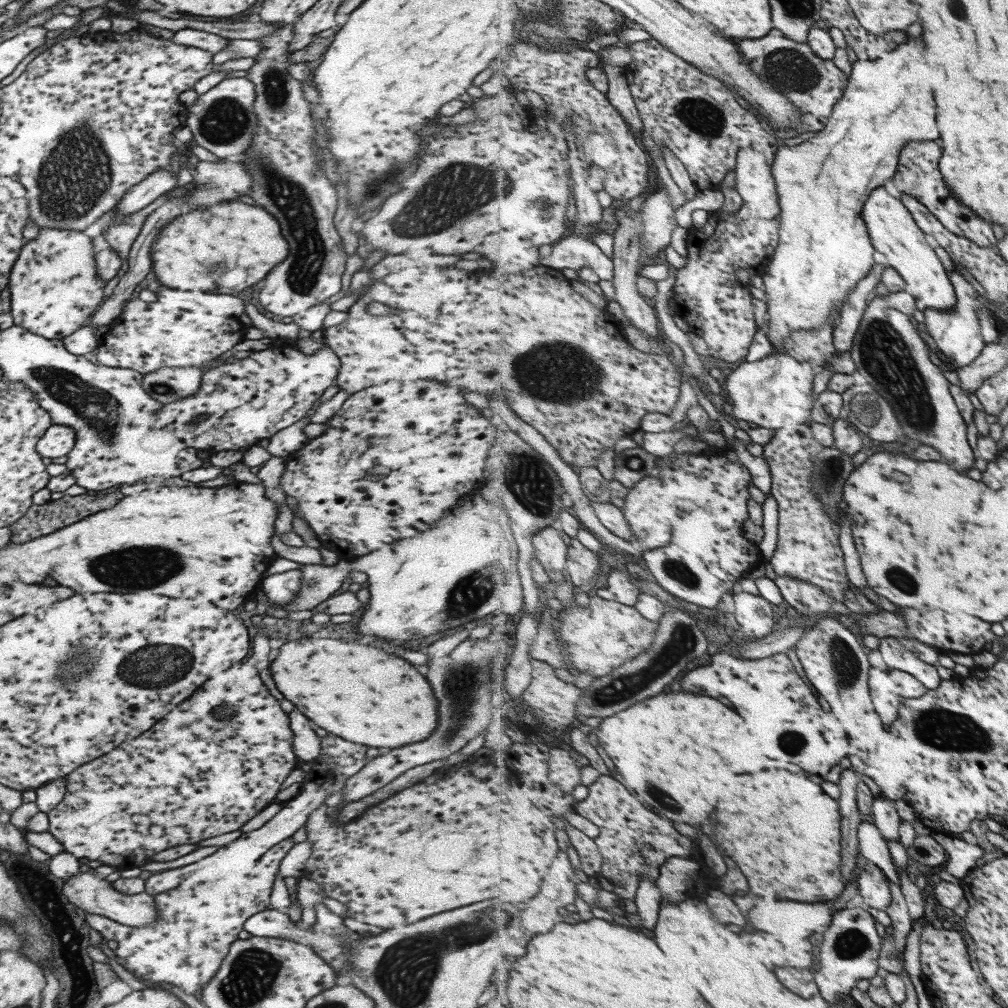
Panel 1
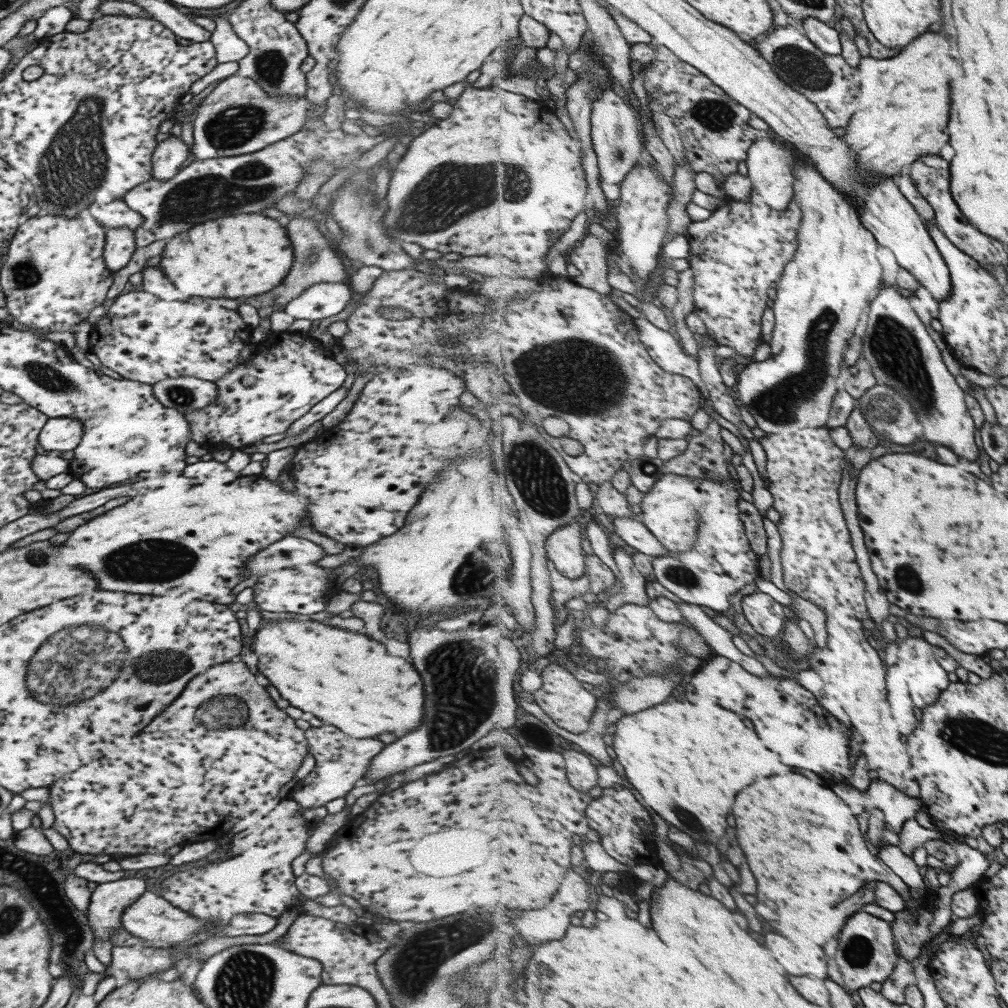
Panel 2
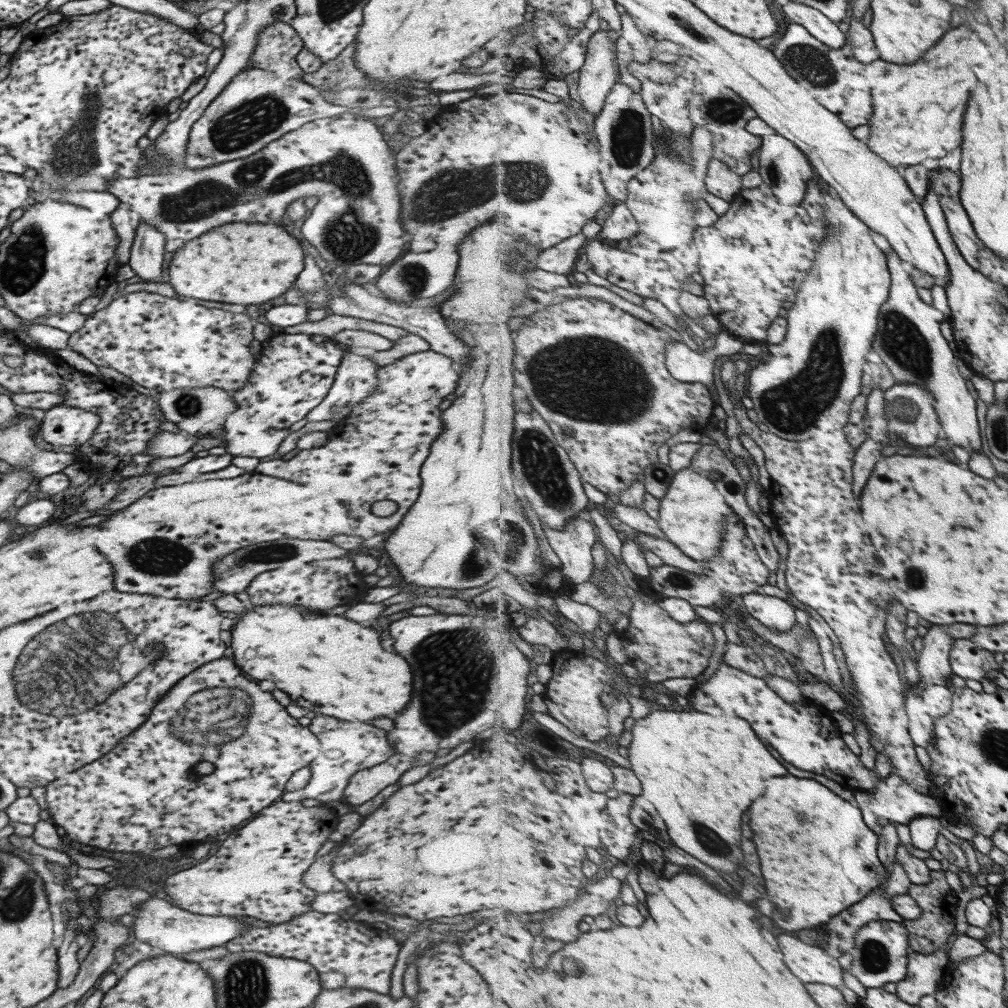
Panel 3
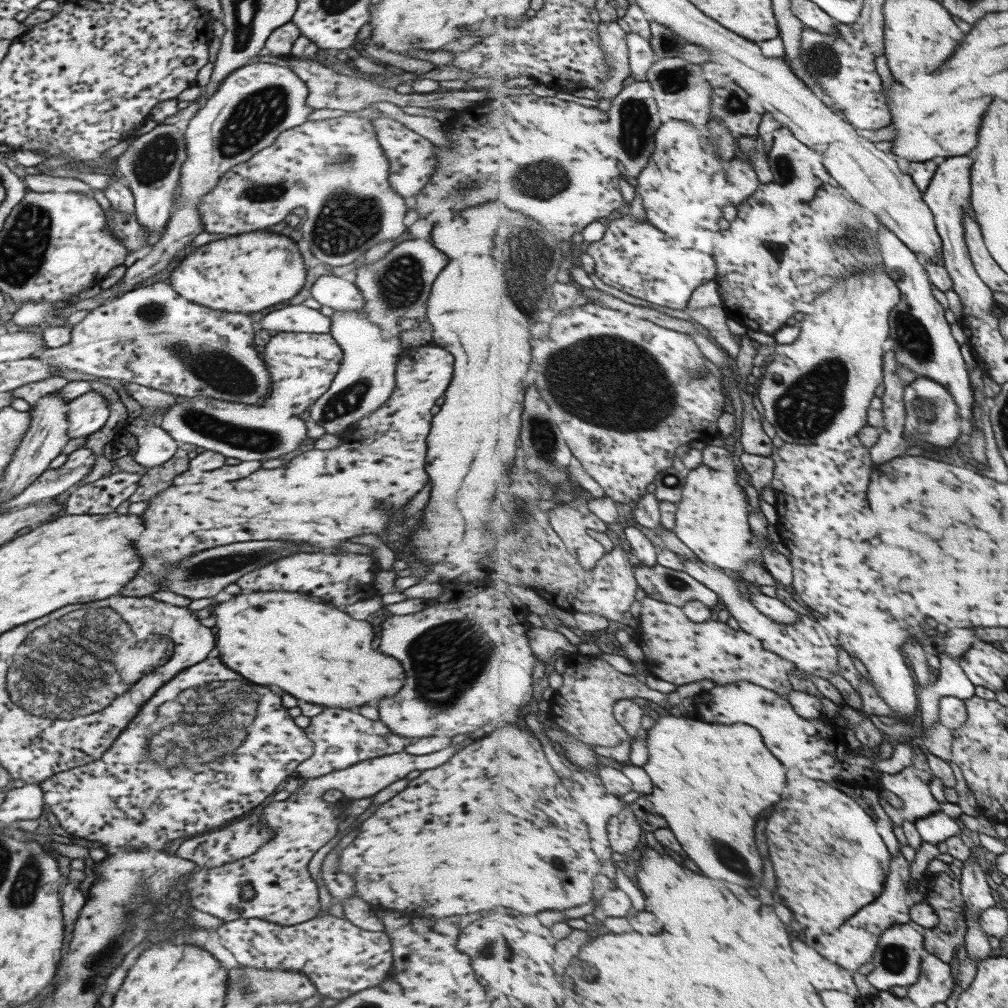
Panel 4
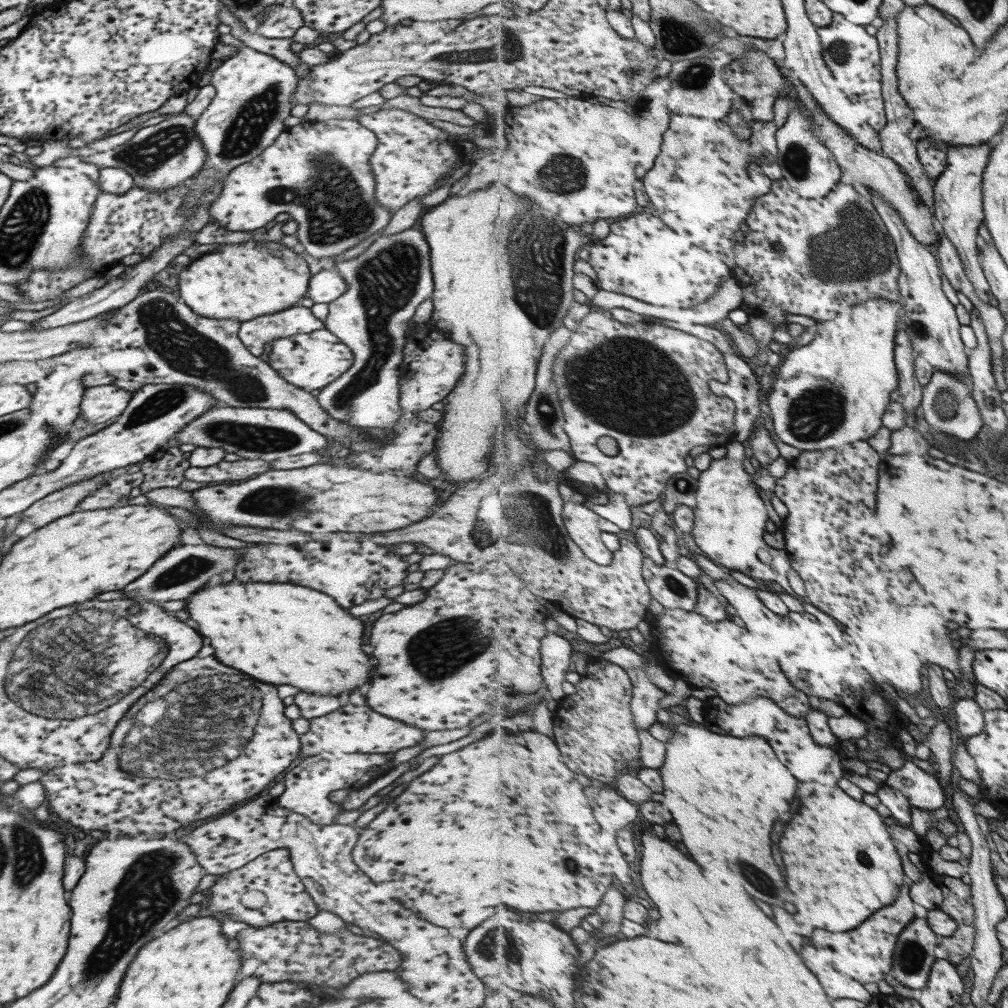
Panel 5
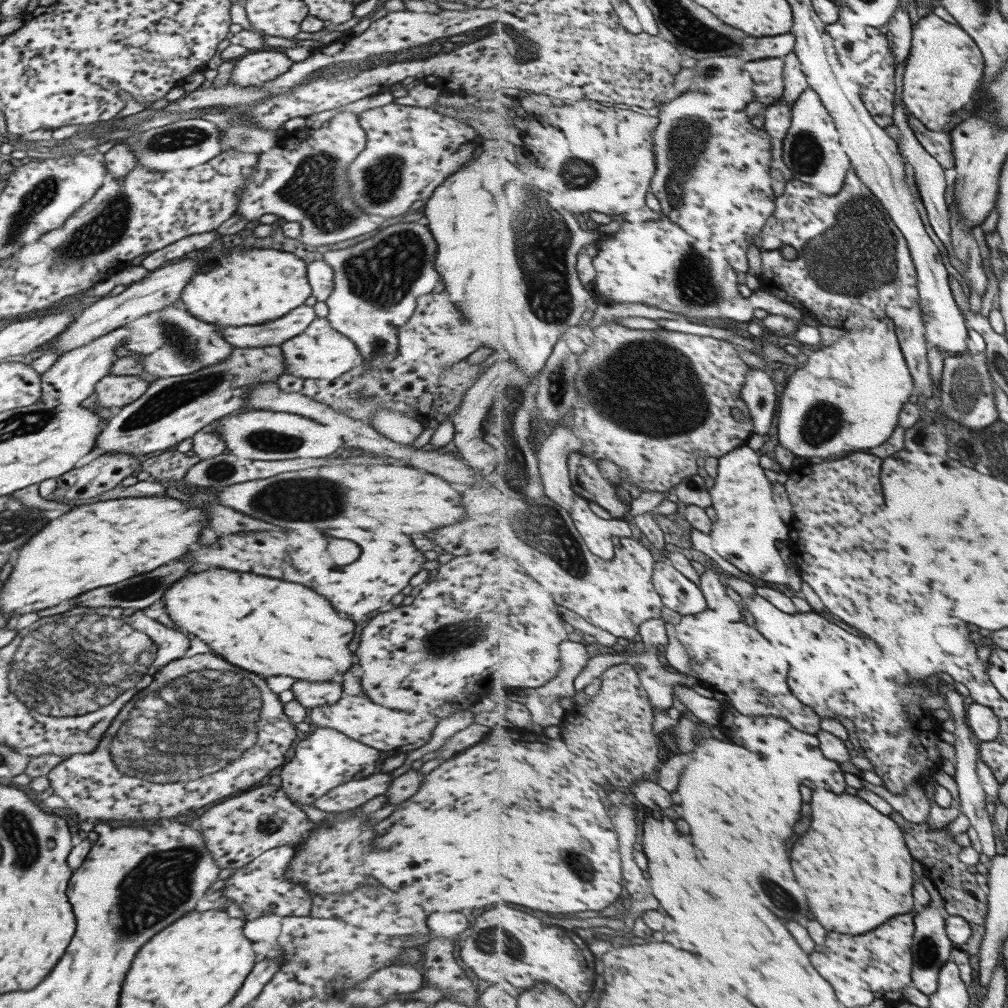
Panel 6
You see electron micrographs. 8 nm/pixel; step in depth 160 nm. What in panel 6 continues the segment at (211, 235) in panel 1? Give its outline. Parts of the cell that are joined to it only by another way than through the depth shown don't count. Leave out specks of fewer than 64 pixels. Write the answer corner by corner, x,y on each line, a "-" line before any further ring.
239,250
223,254
207,270
192,276
180,292
186,311
197,320
218,327
253,326
275,320
303,305
310,295
306,264
293,253
280,250

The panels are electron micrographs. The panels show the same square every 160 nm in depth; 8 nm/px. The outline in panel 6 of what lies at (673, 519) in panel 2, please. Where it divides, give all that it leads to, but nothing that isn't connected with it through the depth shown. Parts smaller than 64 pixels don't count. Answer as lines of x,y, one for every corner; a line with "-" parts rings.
747,445
736,448
720,458
719,474
714,479
710,493
717,521
709,534
713,549
754,579
760,579
767,584
785,584
800,591
804,581
795,568
787,566
777,548
777,540
789,538
789,528
781,520
781,514
777,510
773,486
767,480
765,468
761,466
761,455

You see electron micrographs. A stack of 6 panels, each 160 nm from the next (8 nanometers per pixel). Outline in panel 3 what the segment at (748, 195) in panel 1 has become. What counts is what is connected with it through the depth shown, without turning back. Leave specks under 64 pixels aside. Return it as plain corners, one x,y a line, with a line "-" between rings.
779,133
762,137
762,148
759,154
759,170
764,178
764,183
779,201
785,204
798,205
803,202
808,191
808,184
813,178
817,178
814,166
809,158
794,142

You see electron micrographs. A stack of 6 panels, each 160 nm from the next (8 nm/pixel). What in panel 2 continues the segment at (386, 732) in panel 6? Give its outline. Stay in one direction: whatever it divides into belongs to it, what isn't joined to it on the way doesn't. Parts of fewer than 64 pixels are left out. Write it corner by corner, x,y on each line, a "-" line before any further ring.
312,722
304,730
304,735
309,747
308,754
314,758
314,767
298,780
289,792
289,798
300,806
301,811
324,806
327,801
347,794
364,775
367,765
372,762
374,756
383,748
383,744
373,737
356,739
329,723

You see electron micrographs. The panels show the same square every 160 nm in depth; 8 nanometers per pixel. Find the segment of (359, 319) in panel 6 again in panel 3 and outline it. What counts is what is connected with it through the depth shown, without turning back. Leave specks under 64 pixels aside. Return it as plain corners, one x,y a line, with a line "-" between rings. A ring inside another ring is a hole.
435,248
429,252
405,252
399,255
383,272
377,275
374,285
377,293
389,302
409,305
413,300
429,298
443,292
452,285
457,268
458,254
456,250
-
349,347
349,351
341,358
341,364
337,367
331,388
321,399
321,402
312,408
305,416
305,422
323,422
323,420
334,420
336,424
342,421
349,411
361,402
366,396
369,396
377,384
377,369
369,358
355,353
355,350

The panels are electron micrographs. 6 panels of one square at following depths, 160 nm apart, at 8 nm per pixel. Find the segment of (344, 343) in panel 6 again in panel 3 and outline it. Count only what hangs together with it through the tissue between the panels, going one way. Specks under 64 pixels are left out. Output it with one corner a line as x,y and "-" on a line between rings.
277,331
264,341
242,390
231,392
238,410
235,424
247,431
287,429
315,408
331,388
342,350
328,336

